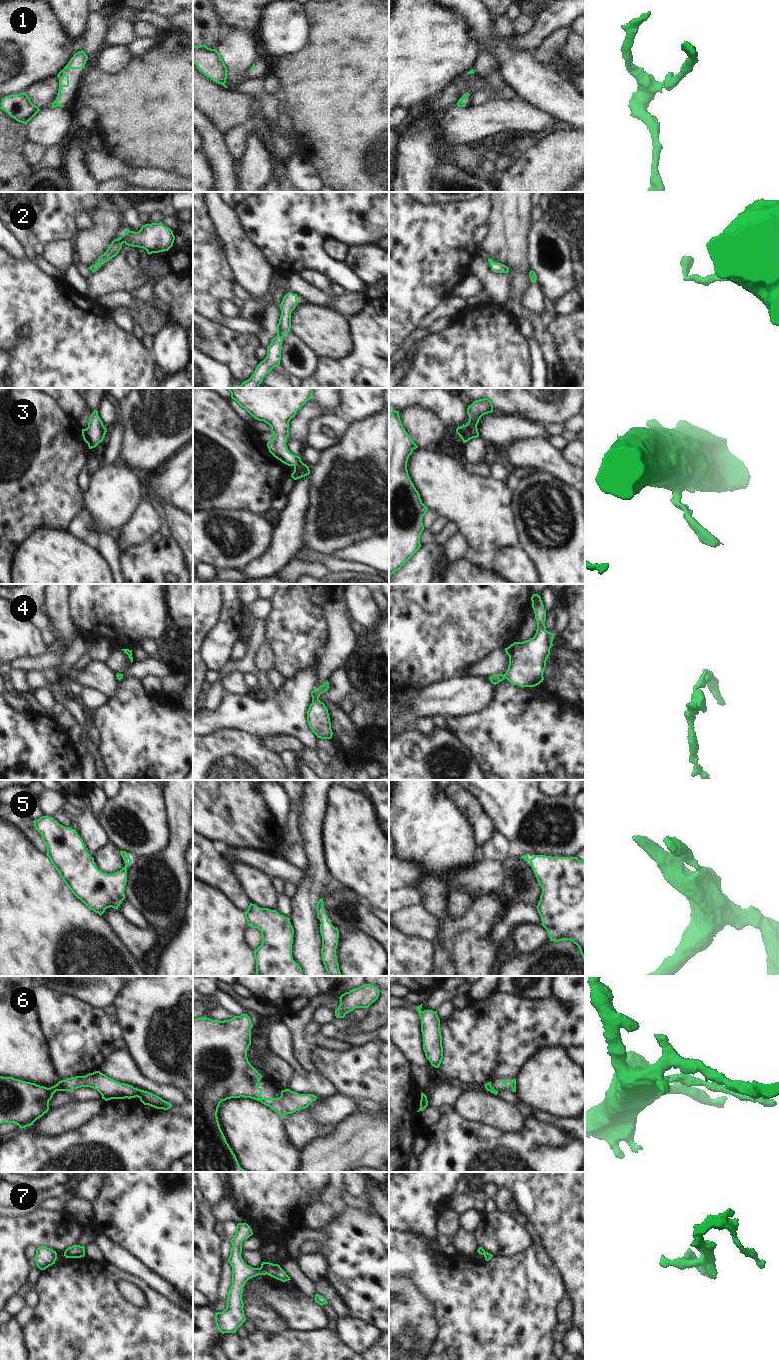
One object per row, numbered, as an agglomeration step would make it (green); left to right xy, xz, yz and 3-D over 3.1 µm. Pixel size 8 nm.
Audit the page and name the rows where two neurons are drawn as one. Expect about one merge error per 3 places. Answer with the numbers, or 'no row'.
no row

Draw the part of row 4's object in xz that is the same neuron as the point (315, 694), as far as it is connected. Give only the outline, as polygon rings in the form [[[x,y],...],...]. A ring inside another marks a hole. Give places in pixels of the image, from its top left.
[[[328,680],[311,692],[312,703],[307,710],[307,723],[311,731],[321,739],[331,739],[333,732],[328,709],[323,702],[319,700],[321,694],[329,689]]]

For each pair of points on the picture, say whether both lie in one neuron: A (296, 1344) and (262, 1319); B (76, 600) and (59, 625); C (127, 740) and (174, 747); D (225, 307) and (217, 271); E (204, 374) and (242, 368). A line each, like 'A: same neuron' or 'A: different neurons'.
A: different neurons
B: different neurons
C: same neuron
D: different neurons
E: different neurons

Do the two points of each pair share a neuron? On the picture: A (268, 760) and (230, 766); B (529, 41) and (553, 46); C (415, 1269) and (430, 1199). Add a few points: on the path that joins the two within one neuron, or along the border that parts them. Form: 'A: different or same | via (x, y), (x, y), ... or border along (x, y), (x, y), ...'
A: same | via (259, 766), (239, 766)
B: different | border along (560, 29), (551, 33), (531, 54)
C: different | border along (399, 1231), (415, 1235)

